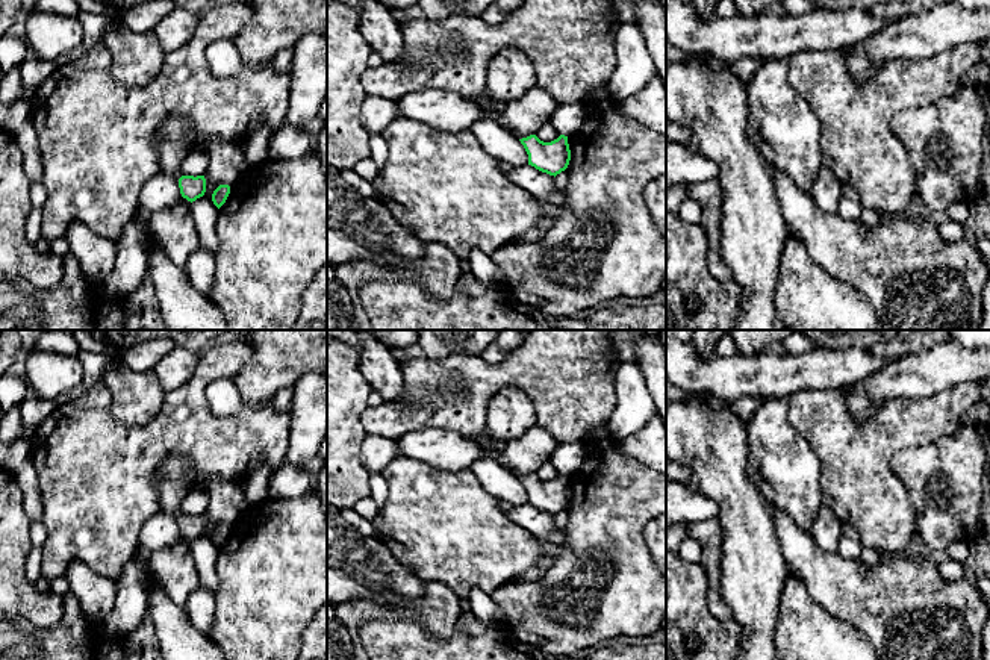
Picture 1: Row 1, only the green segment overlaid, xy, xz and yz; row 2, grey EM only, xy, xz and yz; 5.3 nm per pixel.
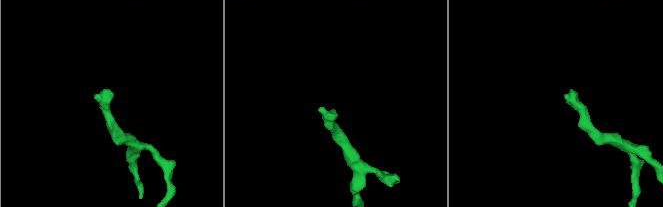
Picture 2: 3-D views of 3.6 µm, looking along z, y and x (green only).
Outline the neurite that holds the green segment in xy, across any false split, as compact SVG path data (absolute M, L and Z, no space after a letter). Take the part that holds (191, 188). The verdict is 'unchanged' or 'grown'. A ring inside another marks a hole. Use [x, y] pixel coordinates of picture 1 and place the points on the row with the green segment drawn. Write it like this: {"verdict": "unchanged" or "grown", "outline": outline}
{"verdict": "grown", "outline": "M168 118L163 121L156 135L160 173L177 177L182 197L191 203L206 192L204 176L194 177L182 173L182 162L192 147L192 127L188 120Z"}

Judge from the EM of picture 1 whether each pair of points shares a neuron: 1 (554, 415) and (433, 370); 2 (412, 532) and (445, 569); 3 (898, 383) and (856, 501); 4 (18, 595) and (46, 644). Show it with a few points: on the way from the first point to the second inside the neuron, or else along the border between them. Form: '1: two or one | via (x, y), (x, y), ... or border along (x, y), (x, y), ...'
1: one | via (530, 383), (523, 376), (465, 376)
2: one | via (421, 541), (441, 560)
3: two | border along (928, 395), (889, 398), (866, 420)
4: two | border along (65, 606), (53, 627), (35, 627), (15, 615)

